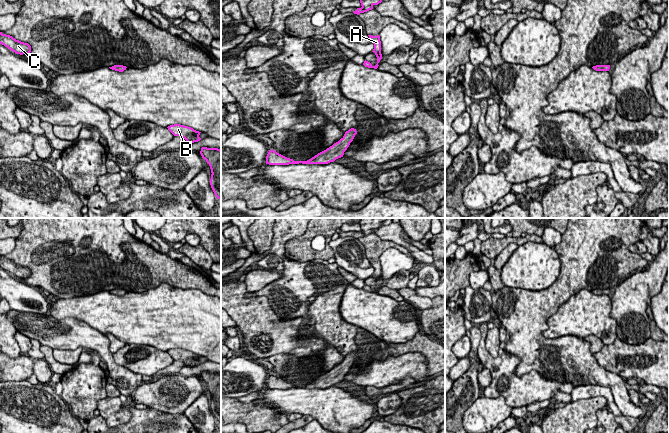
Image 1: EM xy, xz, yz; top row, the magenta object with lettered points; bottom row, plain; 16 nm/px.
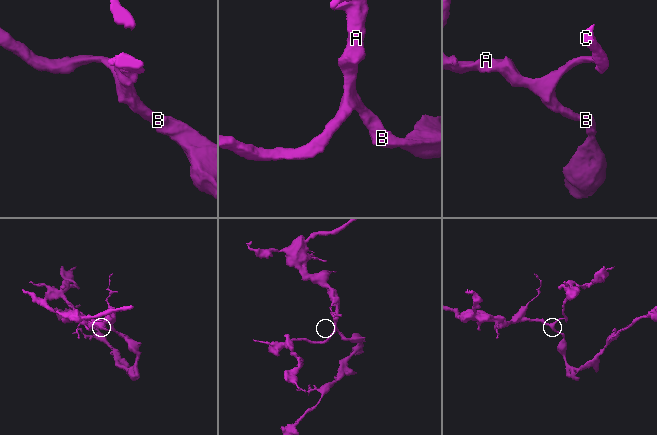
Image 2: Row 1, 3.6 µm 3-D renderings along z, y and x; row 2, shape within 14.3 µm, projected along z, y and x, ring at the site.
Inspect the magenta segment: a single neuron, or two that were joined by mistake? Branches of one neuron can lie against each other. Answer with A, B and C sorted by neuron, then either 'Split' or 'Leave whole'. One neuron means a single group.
Groups: A B C. Leave whole

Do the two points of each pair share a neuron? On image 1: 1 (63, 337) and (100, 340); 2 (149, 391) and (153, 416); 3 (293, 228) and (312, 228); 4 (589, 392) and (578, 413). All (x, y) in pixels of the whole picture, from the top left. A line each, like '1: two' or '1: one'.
1: one
2: two
3: two
4: two

